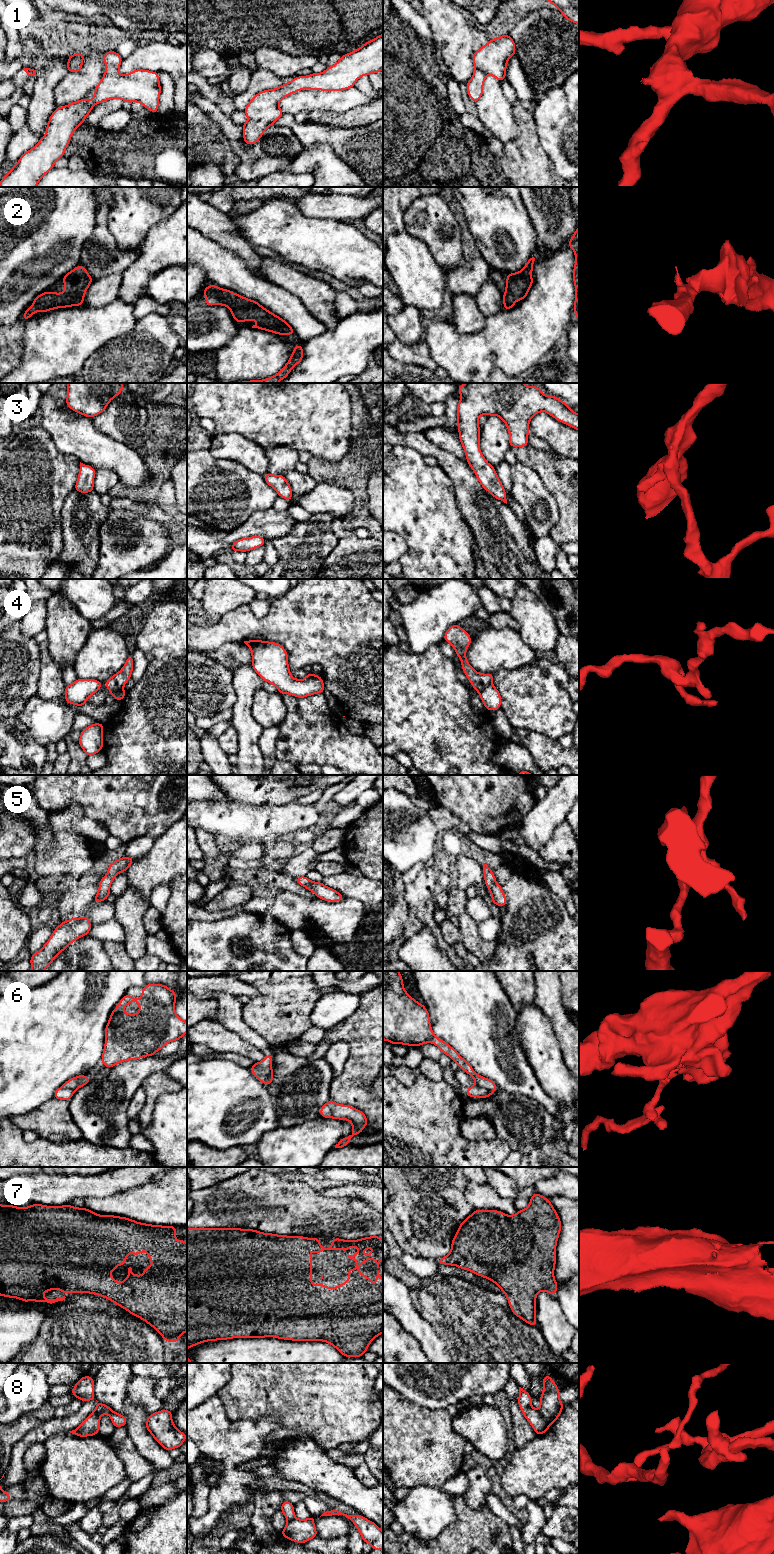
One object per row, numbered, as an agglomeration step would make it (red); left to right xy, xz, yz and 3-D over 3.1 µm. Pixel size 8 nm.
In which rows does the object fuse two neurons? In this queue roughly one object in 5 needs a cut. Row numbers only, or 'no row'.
4, 6

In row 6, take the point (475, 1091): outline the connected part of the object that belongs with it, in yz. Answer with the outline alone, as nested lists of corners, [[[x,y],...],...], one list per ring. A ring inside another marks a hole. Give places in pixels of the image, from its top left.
[[[474,1085],[466,1089],[466,1095],[468,1097],[488,1098],[492,1094],[493,1094],[493,1091],[489,1091],[477,1085]]]

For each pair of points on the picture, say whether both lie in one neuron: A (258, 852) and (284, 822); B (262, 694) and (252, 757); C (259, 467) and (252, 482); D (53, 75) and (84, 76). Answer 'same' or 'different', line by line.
A: different
B: different
C: different
D: different

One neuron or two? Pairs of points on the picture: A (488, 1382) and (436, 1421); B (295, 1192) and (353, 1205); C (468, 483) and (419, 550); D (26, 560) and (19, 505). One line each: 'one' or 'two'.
A: two
B: one
C: two
D: one

